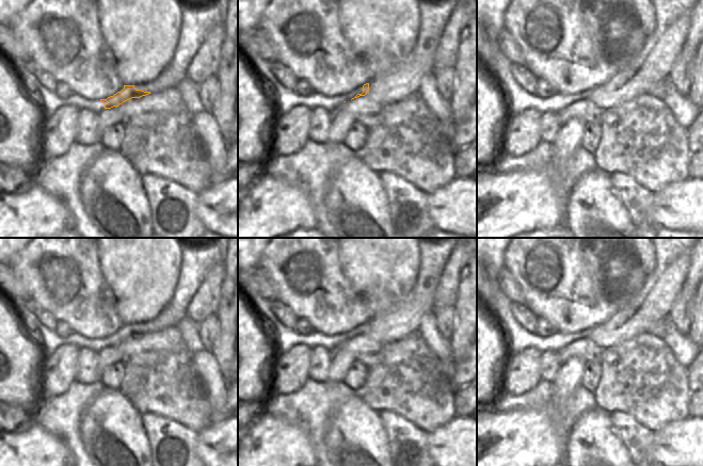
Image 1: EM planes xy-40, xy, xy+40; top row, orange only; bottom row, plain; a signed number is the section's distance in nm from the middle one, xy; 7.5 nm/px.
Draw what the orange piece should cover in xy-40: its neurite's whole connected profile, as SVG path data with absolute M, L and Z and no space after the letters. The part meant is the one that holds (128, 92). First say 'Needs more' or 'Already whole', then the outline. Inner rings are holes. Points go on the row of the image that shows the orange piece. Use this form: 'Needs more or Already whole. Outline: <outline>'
Already whole. Outline: M124 85L124 89L121 92L117 92L107 99L100 99L100 101L105 103L105 109L111 109L113 107L118 107L119 105L131 98L140 98L148 94L150 94L150 92L135 90L134 85Z

